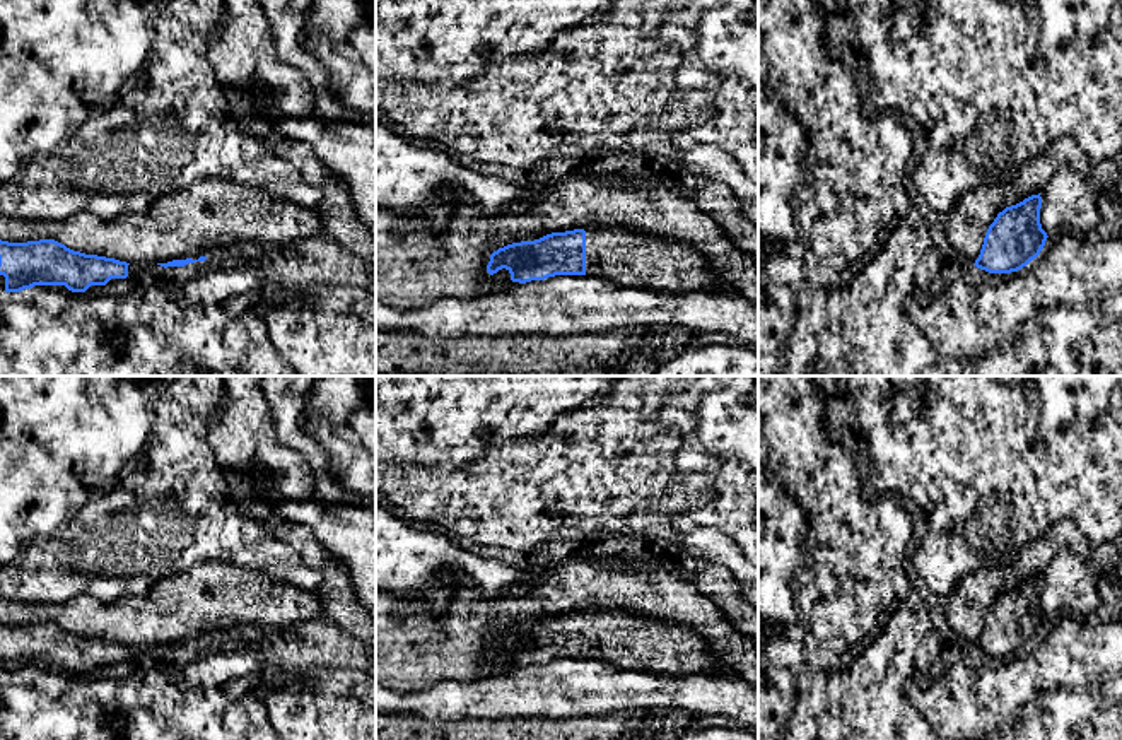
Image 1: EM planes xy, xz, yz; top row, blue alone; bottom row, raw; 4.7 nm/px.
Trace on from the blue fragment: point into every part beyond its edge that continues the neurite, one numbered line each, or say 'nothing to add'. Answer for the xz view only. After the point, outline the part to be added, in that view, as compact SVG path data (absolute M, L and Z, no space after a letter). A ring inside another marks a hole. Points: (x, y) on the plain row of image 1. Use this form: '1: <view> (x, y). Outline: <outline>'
1: xz (624, 638). Outline: M587 608L584 614L587 660L676 677L693 672L733 677L709 643L687 625L625 608Z

